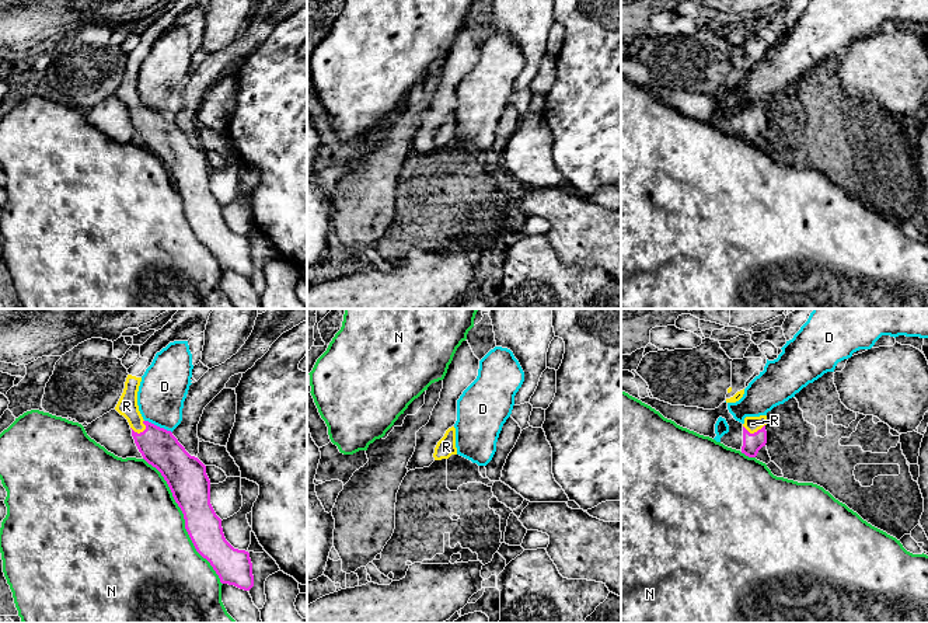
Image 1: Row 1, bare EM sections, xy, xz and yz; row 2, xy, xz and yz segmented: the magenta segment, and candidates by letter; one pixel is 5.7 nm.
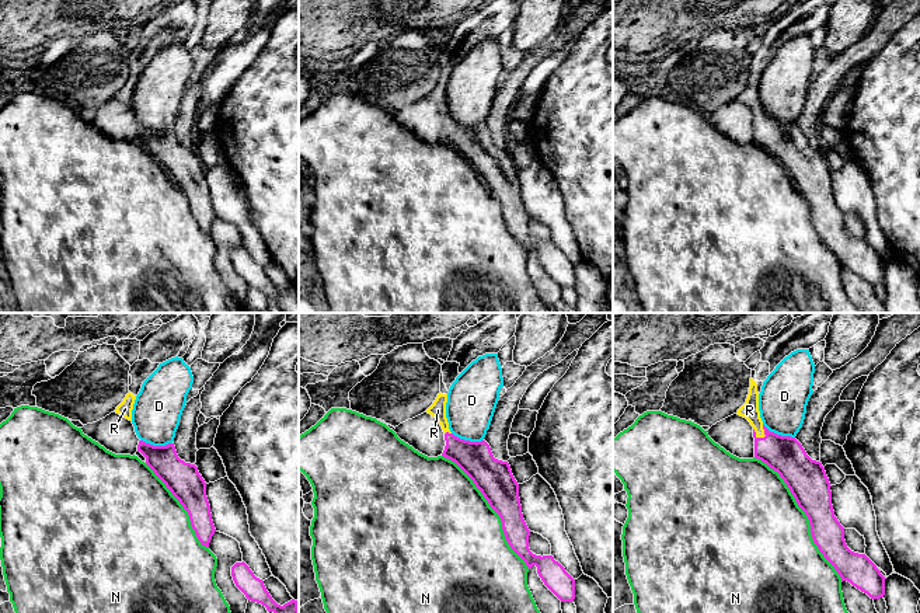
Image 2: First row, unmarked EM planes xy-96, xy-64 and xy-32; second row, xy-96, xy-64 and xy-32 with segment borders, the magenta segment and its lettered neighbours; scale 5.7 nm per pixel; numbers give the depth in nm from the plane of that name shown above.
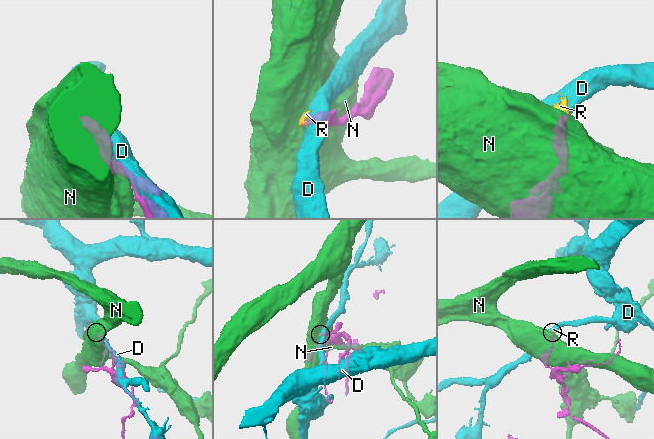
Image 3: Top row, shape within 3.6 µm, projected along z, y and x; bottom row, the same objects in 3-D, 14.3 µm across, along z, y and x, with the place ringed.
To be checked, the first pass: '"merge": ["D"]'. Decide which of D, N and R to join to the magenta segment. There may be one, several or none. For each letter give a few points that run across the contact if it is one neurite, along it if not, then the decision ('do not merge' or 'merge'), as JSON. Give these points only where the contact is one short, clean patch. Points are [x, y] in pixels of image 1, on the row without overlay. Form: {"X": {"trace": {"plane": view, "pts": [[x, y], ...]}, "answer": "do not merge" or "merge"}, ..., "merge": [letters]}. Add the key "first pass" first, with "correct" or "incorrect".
{"first pass": "incorrect", "D": {"trace": {"plane": "xy", "pts": [[145, 105], [171, 118]]}, "answer": "do not merge"}, "N": {"answer": "do not merge"}, "R": {"trace": {"plane": "xy", "pts": [[160, 134], [140, 118], [126, 91]]}, "answer": "merge"}, "merge": ["R"]}

